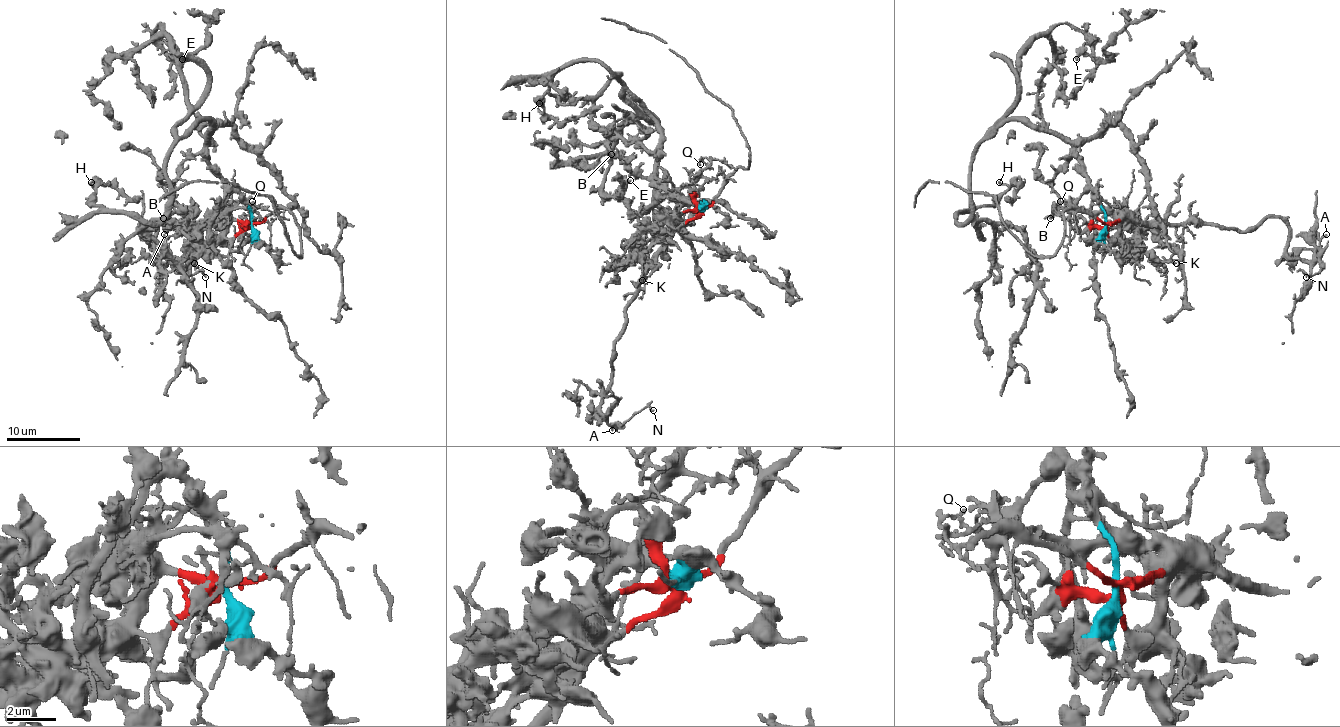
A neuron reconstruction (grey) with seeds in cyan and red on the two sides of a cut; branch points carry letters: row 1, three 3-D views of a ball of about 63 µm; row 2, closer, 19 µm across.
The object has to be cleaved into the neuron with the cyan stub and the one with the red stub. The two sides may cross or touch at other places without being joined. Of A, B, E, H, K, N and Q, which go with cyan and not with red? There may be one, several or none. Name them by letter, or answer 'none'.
B, E, H

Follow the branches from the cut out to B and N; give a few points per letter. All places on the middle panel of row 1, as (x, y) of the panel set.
B: (699, 211), (693, 203), (658, 189), (647, 178), (636, 176), (622, 156), (622, 163), (625, 159), (611, 154)
N: (699, 211), (640, 282), (602, 394), (602, 416), (613, 423), (653, 410)

